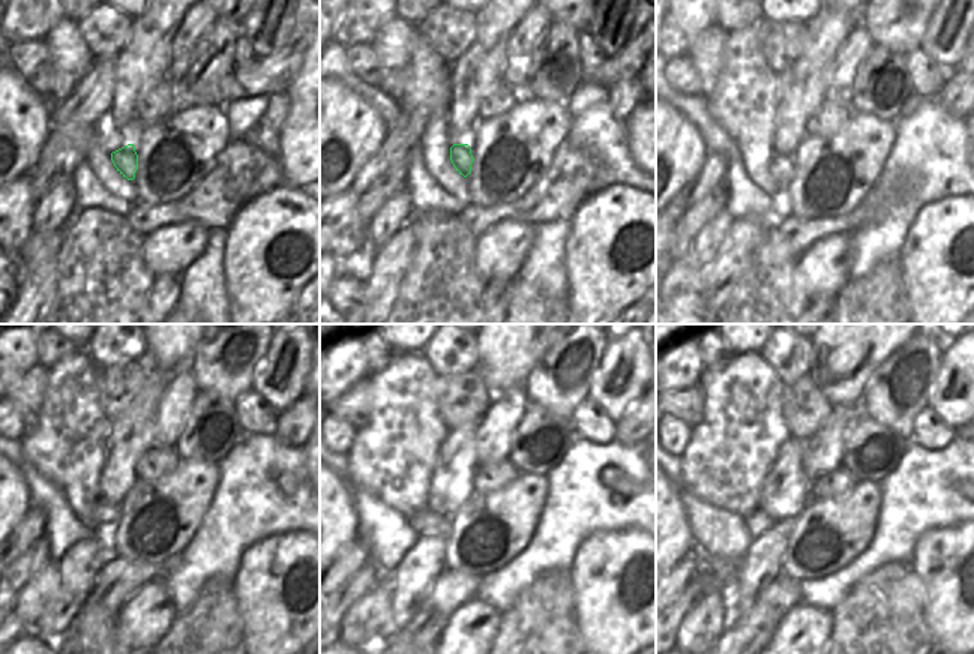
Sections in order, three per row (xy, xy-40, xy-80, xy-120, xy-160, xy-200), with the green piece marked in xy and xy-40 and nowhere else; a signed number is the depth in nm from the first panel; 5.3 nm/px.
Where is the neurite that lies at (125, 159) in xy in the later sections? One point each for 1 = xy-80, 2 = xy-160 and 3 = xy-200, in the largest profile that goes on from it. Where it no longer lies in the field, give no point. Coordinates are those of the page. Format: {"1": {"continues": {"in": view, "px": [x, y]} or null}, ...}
{"1": {"continues": {"in": "xy-80", "px": [781, 168]}}, "2": {"continues": {"in": "xy-160", "px": [425, 522]}}, "3": {"continues": {"in": "xy-200", "px": [758, 522]}}}

